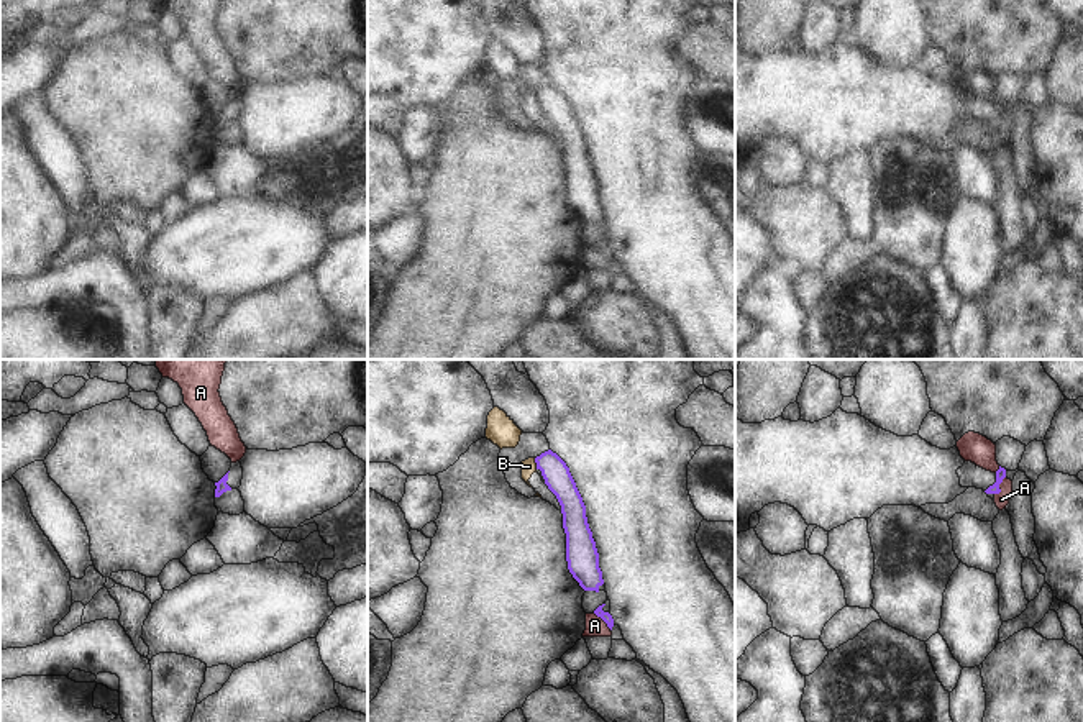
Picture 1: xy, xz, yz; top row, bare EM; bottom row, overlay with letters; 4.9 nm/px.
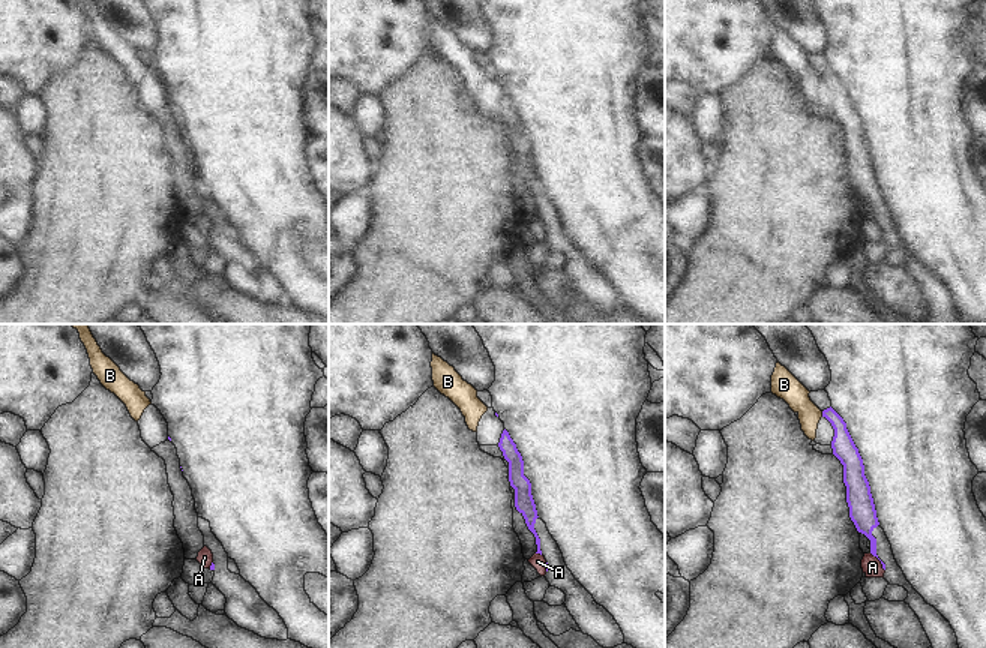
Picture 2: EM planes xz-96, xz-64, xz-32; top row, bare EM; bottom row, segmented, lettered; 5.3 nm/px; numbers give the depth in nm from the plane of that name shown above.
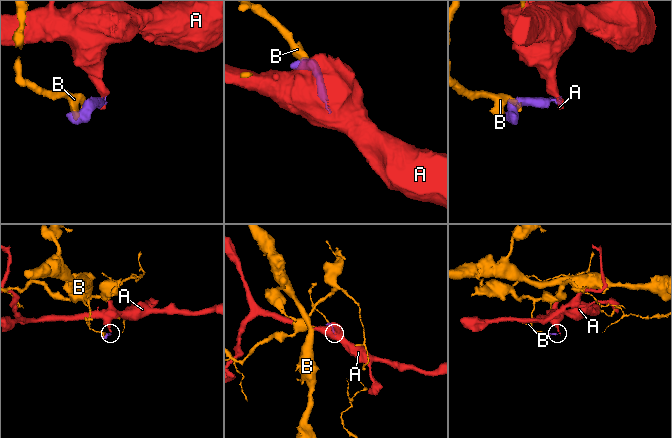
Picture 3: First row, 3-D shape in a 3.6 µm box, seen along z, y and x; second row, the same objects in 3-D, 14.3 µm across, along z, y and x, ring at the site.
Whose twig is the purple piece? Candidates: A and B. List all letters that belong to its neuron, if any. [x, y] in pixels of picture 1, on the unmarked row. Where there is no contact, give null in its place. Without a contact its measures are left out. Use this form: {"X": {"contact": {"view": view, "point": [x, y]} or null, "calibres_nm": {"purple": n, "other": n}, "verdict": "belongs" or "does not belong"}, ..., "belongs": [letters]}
{"A": {"contact": {"view": "yz", "point": [998, 118]}, "calibres_nm": {"purple": 50, "other": 70}, "verdict": "does not belong"}, "B": {"contact": {"view": "xz", "point": [535, 94]}, "calibres_nm": {"purple": 130, "other": 80}, "verdict": "does not belong"}, "belongs": []}

